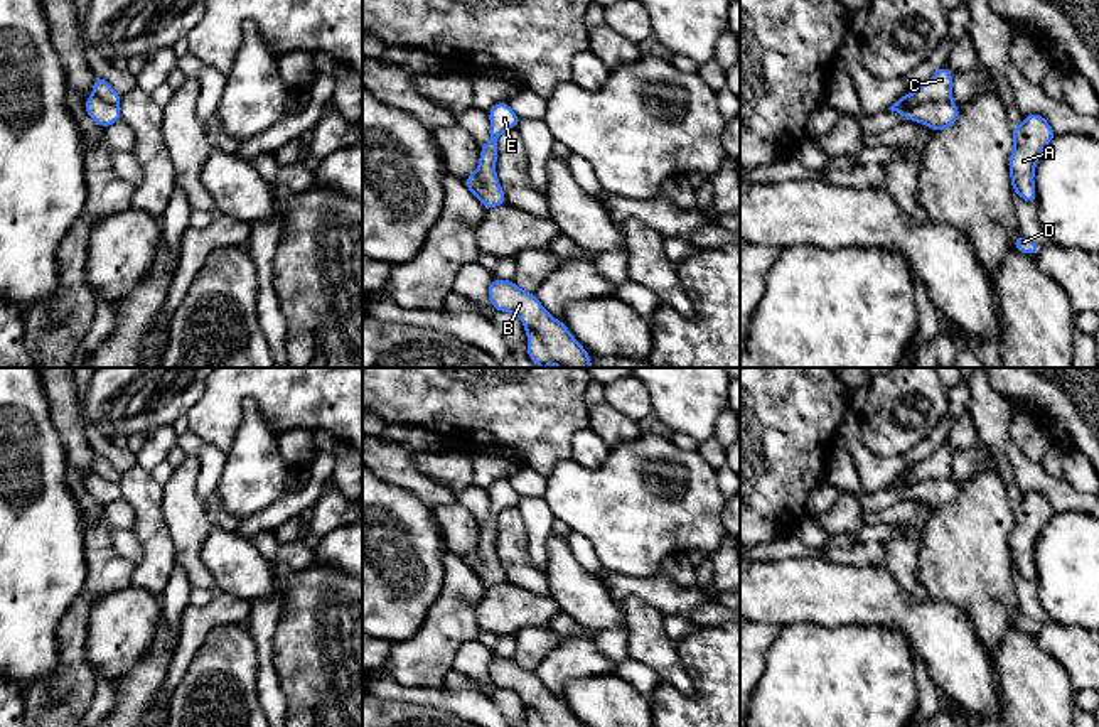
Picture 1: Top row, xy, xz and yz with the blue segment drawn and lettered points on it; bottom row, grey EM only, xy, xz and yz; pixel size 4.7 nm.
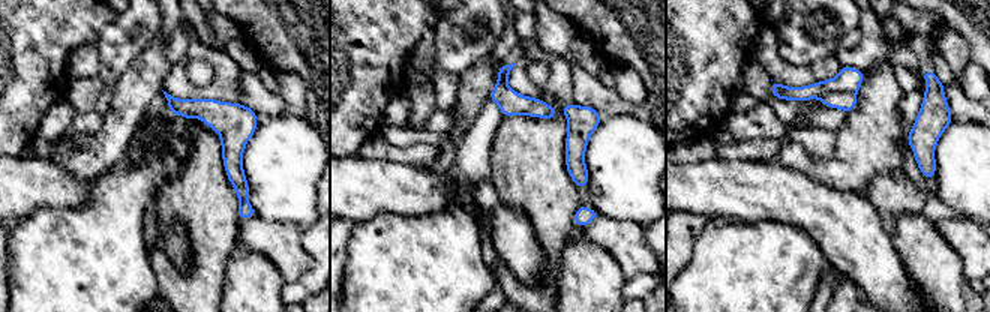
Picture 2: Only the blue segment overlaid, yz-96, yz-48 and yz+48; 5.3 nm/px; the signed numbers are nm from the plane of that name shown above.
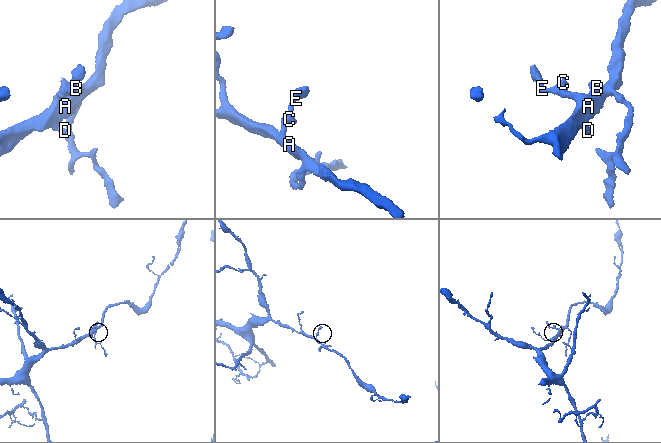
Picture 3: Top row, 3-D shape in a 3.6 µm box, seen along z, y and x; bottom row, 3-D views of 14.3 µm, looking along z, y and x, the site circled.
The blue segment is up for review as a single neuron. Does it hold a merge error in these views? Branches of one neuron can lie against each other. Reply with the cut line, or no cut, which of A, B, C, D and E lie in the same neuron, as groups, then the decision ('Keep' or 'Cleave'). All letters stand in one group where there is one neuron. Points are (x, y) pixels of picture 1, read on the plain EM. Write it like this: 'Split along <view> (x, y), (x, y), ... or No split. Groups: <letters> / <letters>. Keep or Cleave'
Split along yz (951, 478), (919, 479), (902, 491). Groups: A B D / C E. Cleave

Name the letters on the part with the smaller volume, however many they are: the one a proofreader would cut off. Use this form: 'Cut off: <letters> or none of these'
Cut off: C, E

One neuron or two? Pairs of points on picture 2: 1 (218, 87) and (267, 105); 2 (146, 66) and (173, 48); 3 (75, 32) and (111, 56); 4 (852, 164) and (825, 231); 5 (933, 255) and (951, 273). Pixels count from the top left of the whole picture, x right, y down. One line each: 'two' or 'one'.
1: two
2: two
3: two
4: two
5: one

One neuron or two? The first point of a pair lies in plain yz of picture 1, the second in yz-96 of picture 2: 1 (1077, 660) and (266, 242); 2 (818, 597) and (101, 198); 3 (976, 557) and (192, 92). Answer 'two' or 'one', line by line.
1: one
2: two
3: two

